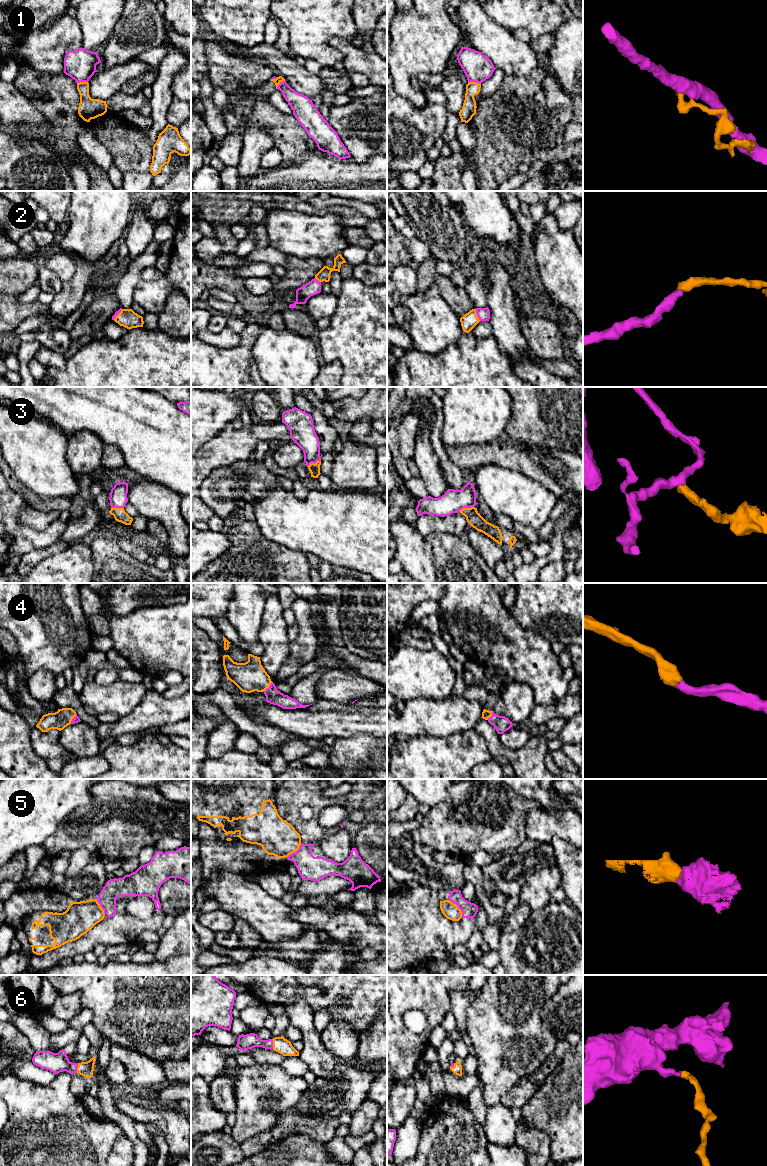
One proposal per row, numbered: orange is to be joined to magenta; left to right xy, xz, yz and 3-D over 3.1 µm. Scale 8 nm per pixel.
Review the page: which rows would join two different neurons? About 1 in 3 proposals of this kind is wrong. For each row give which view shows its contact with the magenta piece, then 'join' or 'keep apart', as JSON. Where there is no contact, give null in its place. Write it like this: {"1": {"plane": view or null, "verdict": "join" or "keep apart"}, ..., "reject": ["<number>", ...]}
{"1": {"plane": "yz", "verdict": "keep apart"}, "2": {"plane": "yz", "verdict": "join"}, "3": {"plane": "yz", "verdict": "keep apart"}, "4": {"plane": "xz", "verdict": "join"}, "5": {"plane": "yz", "verdict": "keep apart"}, "6": {"plane": "xz", "verdict": "join"}, "reject": ["1", "3", "5"]}

